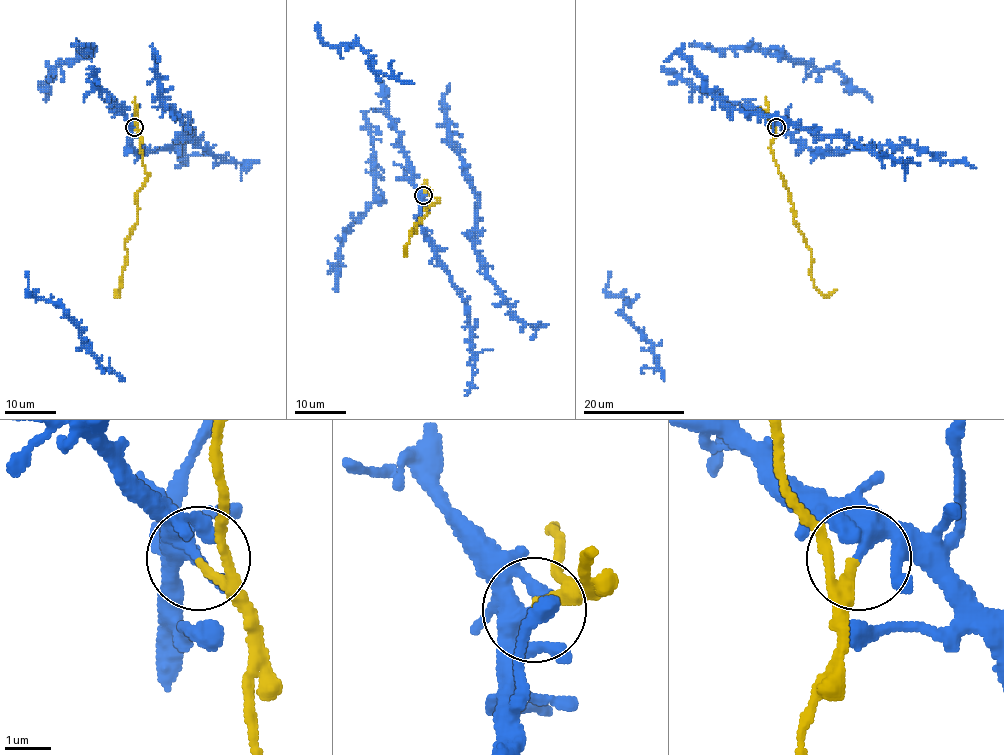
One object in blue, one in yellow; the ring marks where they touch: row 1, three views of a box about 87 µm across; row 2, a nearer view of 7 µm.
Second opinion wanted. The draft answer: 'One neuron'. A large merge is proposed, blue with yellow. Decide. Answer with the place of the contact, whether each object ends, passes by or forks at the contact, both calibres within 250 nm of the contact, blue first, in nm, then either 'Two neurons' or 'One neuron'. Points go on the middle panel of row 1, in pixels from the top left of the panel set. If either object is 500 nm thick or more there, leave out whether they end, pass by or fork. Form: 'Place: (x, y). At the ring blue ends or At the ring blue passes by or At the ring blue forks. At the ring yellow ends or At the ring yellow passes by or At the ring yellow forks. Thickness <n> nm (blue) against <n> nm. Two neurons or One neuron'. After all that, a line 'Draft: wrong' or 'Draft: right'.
Place: (423, 195). At the ring blue ends. At the ring yellow passes by. Thickness 480 nm (blue) against 150 nm. Two neurons
Draft: wrong

